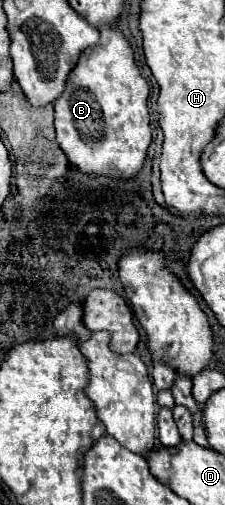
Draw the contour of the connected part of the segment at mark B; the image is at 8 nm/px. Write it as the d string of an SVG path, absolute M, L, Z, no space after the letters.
M104 27L100 43L82 53L66 91L54 103L56 141L68 165L88 177L132 179L144 165L152 141L148 83L134 63L134 51L120 29Z

